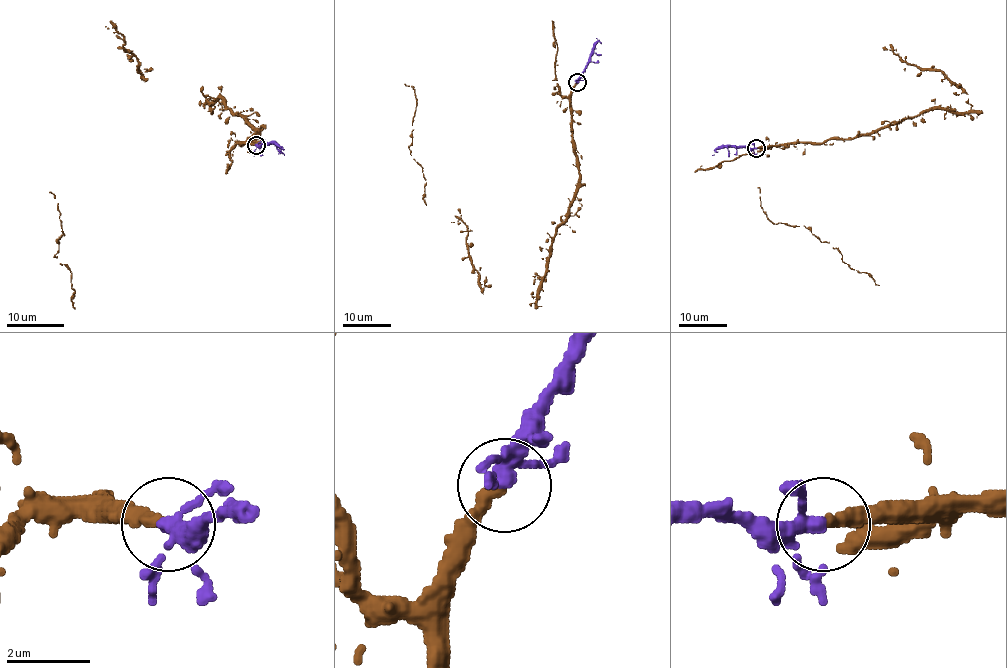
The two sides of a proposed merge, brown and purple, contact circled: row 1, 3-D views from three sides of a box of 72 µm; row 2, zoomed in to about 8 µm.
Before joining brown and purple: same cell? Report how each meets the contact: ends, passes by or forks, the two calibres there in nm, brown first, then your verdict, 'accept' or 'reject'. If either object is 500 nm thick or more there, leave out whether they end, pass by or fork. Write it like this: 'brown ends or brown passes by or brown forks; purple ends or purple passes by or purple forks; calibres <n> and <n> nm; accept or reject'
brown ends; purple forks; calibres 300 and 200 nm; accept

